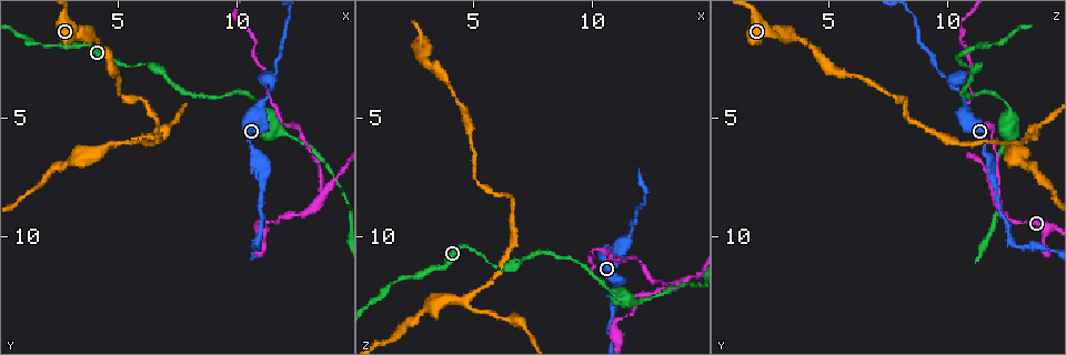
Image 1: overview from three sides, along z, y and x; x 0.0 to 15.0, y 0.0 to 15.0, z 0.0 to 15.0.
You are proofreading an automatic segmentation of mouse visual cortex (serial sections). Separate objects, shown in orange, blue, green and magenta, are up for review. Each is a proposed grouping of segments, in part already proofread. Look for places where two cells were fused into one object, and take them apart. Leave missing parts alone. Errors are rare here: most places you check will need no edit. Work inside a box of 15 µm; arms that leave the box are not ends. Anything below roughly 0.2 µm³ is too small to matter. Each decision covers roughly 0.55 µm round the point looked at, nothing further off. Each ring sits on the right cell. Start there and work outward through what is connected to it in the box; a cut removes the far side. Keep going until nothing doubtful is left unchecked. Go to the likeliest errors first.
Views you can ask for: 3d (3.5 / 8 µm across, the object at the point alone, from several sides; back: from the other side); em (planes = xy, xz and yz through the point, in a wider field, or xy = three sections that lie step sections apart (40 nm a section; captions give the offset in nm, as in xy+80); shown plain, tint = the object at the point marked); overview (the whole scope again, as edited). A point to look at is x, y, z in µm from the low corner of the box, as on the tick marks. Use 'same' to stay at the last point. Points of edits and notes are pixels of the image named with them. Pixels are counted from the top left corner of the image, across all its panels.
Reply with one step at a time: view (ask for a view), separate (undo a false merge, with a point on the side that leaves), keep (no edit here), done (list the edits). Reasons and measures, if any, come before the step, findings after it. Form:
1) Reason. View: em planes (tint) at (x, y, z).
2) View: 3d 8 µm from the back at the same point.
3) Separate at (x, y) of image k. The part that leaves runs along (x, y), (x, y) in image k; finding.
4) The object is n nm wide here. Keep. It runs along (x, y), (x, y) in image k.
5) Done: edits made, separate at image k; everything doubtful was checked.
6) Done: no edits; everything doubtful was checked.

Two arms in line, one across. View: 3d 3.5 µm at (13.6, 8.2, 12.0).

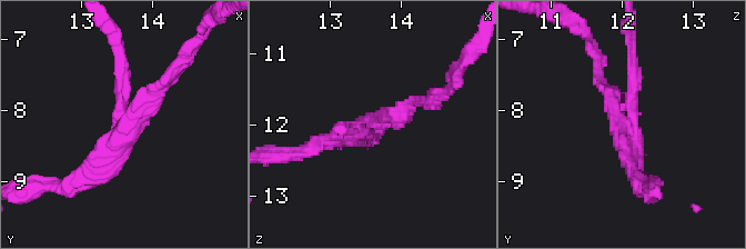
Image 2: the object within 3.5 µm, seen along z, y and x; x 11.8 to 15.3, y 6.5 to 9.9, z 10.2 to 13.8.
3 arms meet here; the arms are 200, 250, 250 nm wide. View: em xy step 3 (tint) at (13.55, 8.35, 12.05).

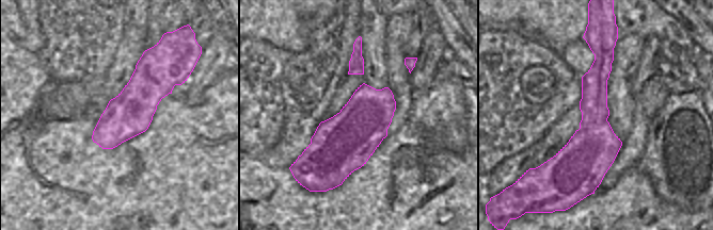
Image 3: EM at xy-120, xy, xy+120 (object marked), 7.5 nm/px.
View: em xy step 5 (tint) at the same point.

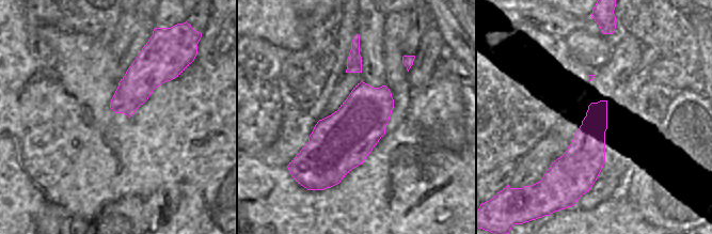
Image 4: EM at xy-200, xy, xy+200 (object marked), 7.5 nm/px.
Separate at (125, 75) of image 2. The part that leaves runs along (121, 112), (121, 45), (114, 31) in image 2; two cells meet here.

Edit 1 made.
View: overview.

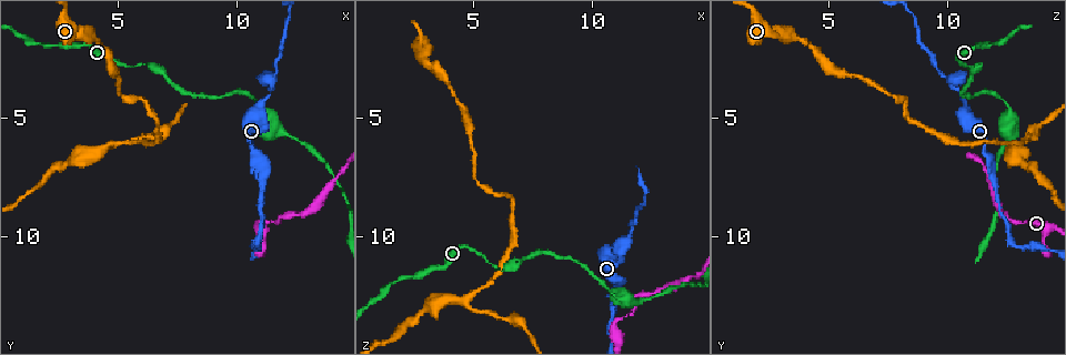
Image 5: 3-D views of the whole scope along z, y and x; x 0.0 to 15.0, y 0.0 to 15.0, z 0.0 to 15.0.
Narrows sharply. View: 3d 3.5 µm at (6.1, 2.6, 11.4).

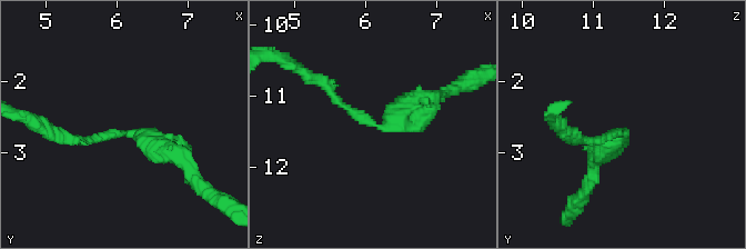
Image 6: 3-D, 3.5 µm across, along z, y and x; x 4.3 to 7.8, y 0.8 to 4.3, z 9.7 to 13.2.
The arms are 150, 250 nm wide. View: em planes (tint) at (6.20, 2.70, 11.40).

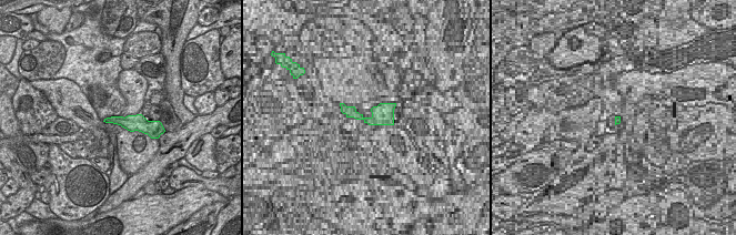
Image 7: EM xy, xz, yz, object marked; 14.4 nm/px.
Cut it another way. View: em xy step 5 (tint) at the same point.

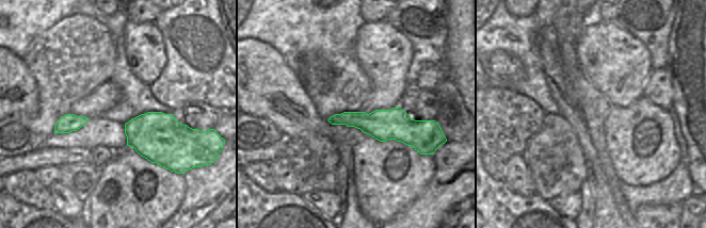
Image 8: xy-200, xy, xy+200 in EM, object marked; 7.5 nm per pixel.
Keep. It runs along (71, 139), (129, 132), (187, 166) in image 6; continuous, no second cell.

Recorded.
Three arms meet. View: em xy step 3 (tint) at (5.0, 6.0, 12.4).

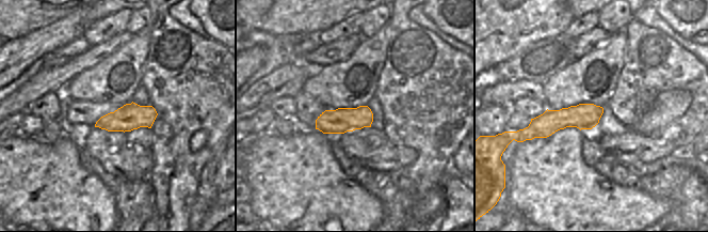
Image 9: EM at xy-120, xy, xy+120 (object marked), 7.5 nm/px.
See where the arms go. View: 3d 3.5 µm at the same point.

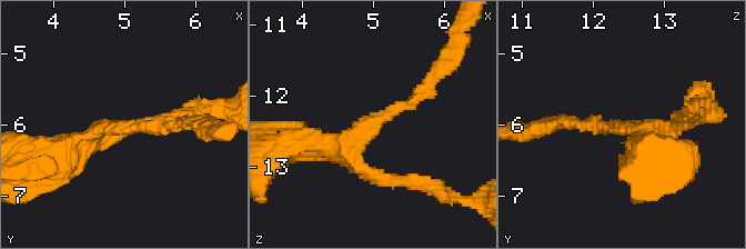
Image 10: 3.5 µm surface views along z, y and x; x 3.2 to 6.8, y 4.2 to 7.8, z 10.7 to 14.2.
The arms are 150, 200, 250 nm wide. Keep. It runs along (600, 110), (553, 120), (528, 132) in image 9; continuous, no second cell.

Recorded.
Done: edits made, separate at image 2; everything doubtful was checked.

